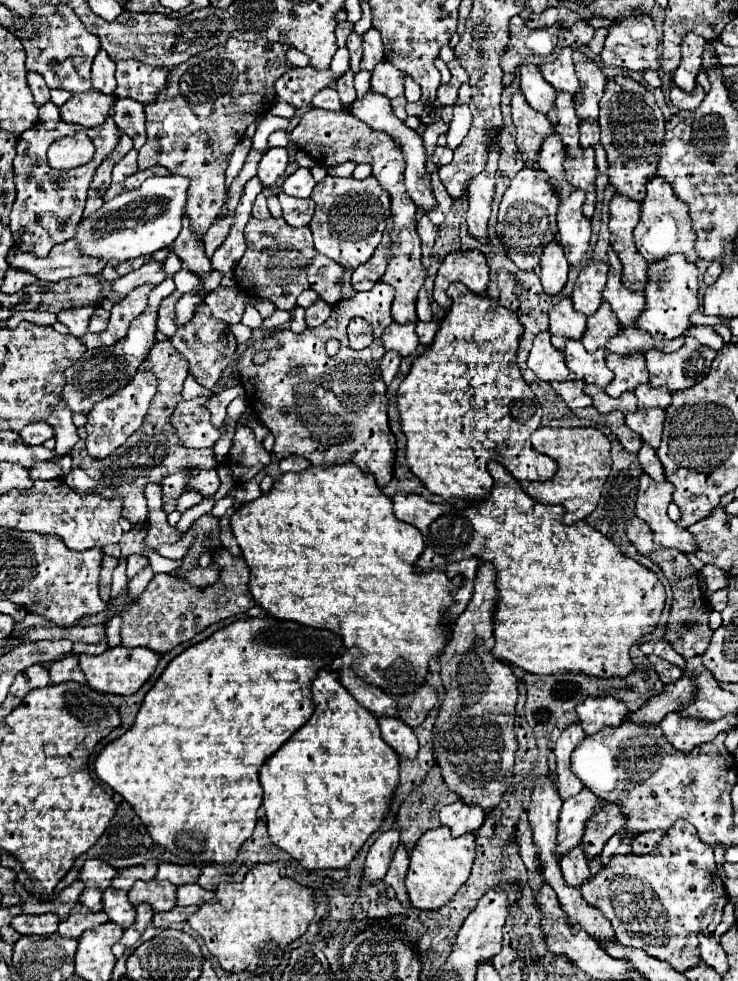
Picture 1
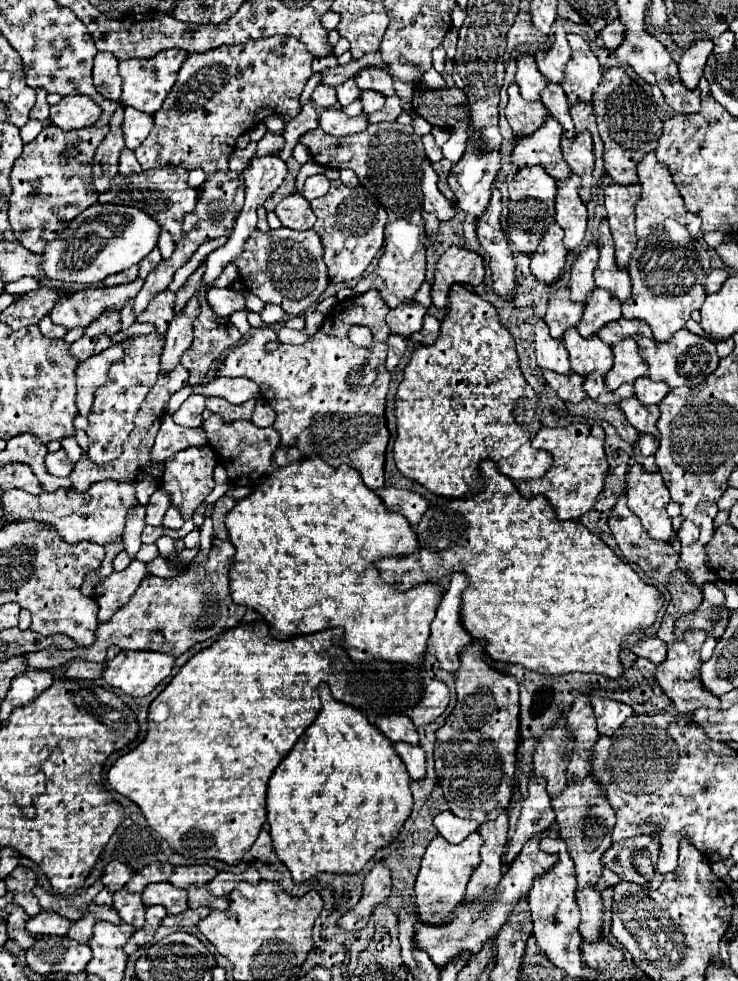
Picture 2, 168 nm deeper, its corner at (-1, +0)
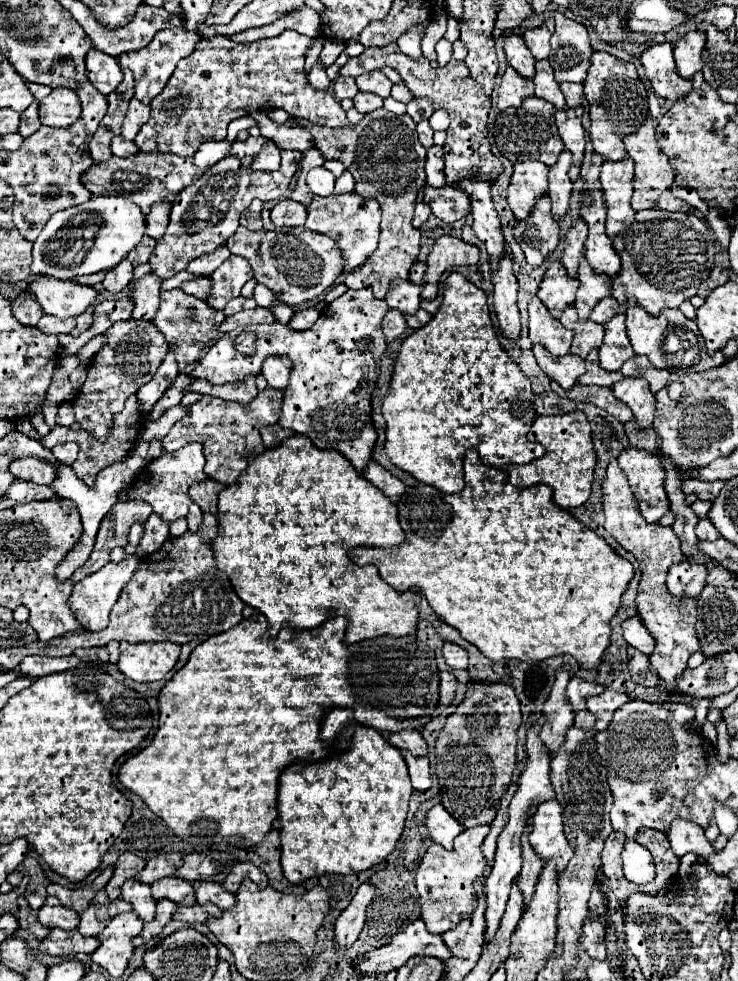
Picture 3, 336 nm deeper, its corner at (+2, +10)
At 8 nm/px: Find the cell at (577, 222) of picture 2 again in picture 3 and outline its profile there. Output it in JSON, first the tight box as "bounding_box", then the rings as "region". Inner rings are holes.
{"bounding_box":[548,150,572,222],"region":[[[564,150],[558,156],[558,162],[550,166],[548,174],[548,196],[552,200],[552,214],[558,222],[562,222],[568,216],[570,210],[570,196],[572,196],[572,180],[568,178],[568,170],[572,166],[572,154]]]}

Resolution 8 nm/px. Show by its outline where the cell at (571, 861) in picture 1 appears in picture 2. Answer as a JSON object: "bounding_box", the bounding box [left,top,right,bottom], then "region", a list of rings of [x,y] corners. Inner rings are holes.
{"bounding_box":[575,886,603,942],"region":[[[591,886],[579,890],[575,896],[577,896],[579,910],[581,910],[579,934],[583,936],[585,942],[593,942],[601,936],[601,928],[603,928],[603,902],[601,902],[601,896]]]}

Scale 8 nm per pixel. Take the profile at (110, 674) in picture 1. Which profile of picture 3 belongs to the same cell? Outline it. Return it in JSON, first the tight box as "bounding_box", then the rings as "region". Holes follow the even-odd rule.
{"bounding_box":[118,642,180,682],"region":[[[120,642],[118,670],[134,682],[162,680],[176,664],[180,646],[172,642]]]}

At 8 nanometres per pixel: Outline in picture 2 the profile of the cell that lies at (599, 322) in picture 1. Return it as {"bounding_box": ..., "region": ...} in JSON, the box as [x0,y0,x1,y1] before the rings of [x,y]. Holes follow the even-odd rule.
{"bounding_box":[579,288,621,338],"region":[[[595,288],[585,302],[585,314],[579,320],[579,334],[583,338],[589,338],[593,334],[597,334],[599,328],[603,328],[605,324],[619,320],[621,318],[621,302],[607,290]]]}

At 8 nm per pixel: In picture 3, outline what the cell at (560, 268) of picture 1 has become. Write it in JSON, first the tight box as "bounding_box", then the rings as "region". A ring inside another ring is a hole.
{"bounding_box":[514,196,560,266],"region":[[[542,196],[536,202],[536,208],[528,220],[522,220],[514,226],[514,238],[520,242],[528,264],[542,266],[546,262],[560,240],[558,222],[550,212],[548,196]]]}

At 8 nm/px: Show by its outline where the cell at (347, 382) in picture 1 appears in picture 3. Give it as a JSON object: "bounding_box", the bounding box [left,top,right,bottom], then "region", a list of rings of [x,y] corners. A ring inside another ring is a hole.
{"bounding_box":[190,288,388,474],"region":[[[372,288],[348,290],[344,296],[332,300],[308,330],[298,332],[282,324],[246,328],[256,336],[252,356],[244,356],[234,348],[234,340],[240,330],[224,334],[210,346],[208,354],[196,362],[190,374],[212,384],[228,384],[248,374],[260,374],[262,362],[268,356],[286,356],[292,360],[292,370],[290,382],[284,390],[278,424],[296,434],[308,436],[314,446],[322,450],[342,452],[356,472],[362,474],[372,460],[372,448],[378,438],[372,424],[370,398],[378,380],[380,358],[386,350],[380,328],[386,312],[388,306],[372,294]]]}

